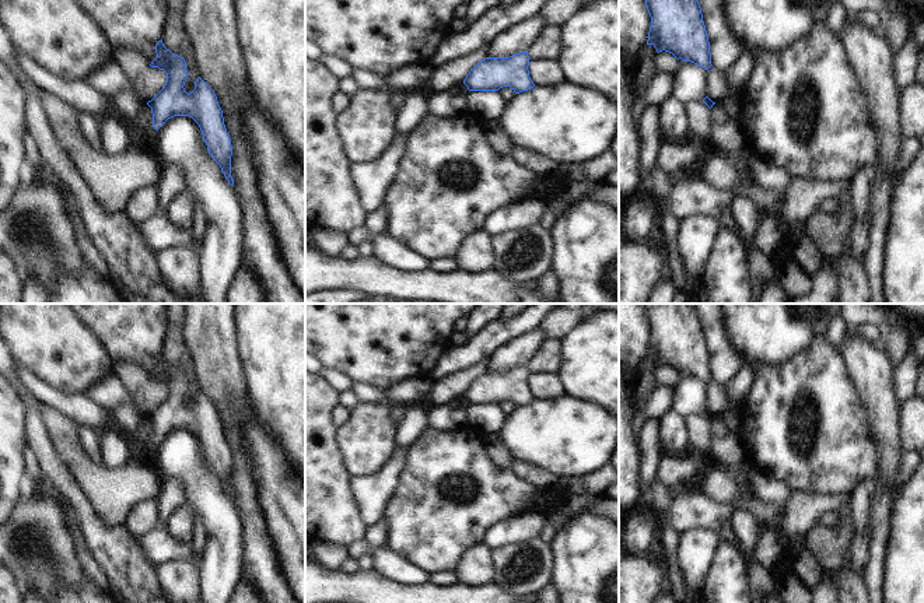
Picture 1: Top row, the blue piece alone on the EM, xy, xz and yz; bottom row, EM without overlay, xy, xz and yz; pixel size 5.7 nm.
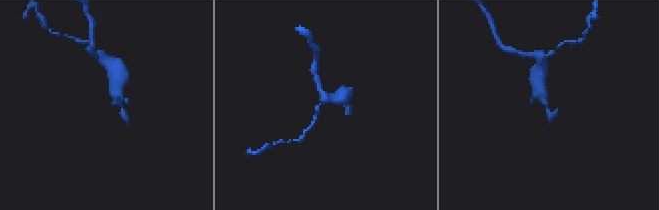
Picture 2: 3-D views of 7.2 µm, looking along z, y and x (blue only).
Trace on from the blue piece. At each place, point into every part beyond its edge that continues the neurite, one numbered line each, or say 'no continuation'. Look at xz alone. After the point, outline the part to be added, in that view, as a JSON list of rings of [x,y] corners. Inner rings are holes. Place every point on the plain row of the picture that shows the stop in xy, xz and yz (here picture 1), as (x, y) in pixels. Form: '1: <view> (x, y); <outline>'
no continuation

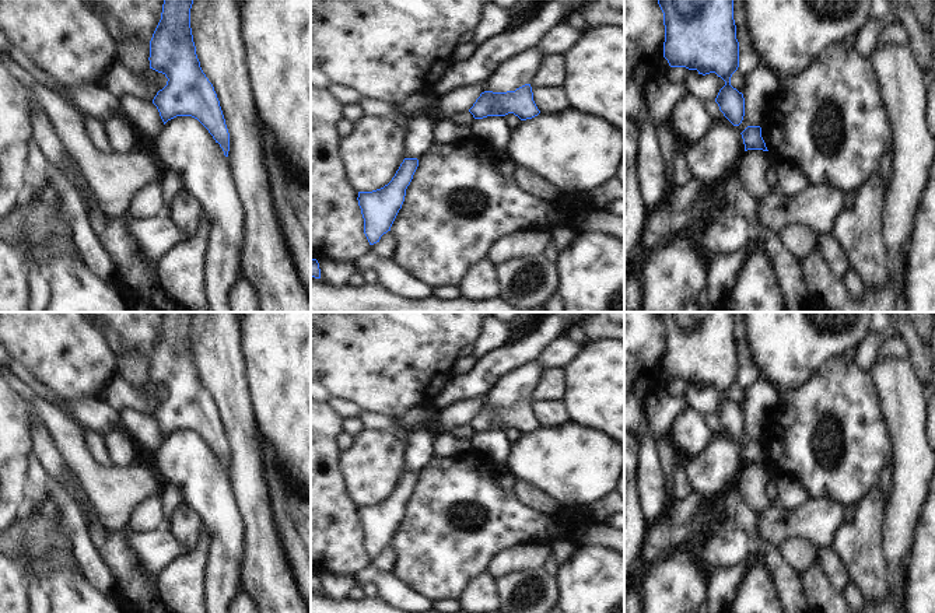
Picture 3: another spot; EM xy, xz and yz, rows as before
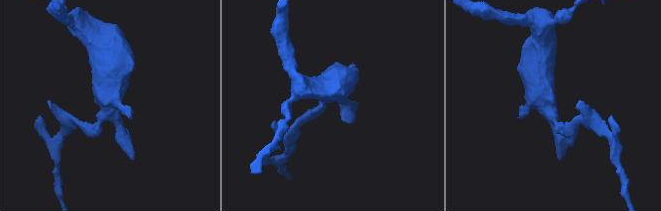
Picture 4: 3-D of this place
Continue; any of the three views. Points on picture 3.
no continuation

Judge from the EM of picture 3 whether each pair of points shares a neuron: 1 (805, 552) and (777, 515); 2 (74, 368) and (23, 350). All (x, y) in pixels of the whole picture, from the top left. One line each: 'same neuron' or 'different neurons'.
1: different neurons
2: same neuron

